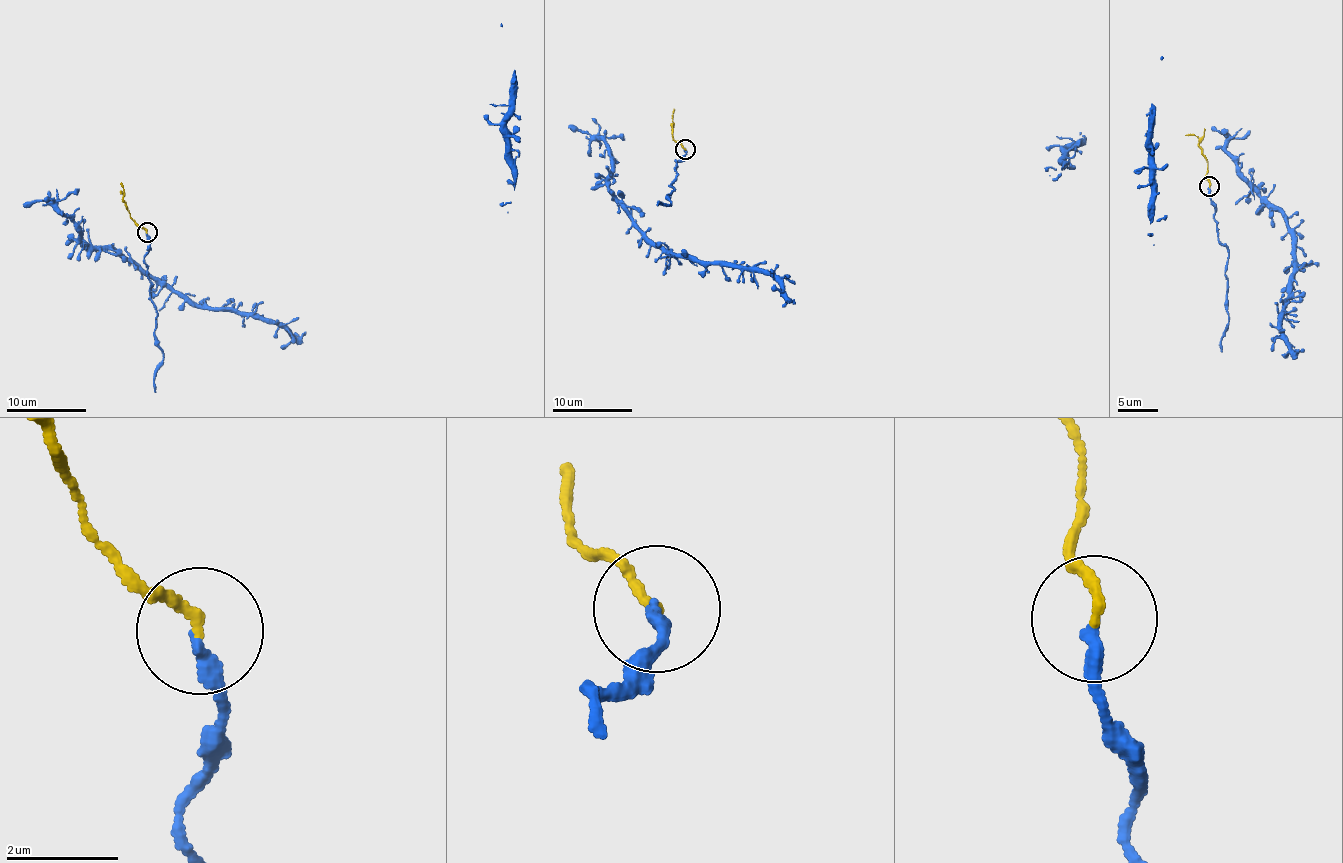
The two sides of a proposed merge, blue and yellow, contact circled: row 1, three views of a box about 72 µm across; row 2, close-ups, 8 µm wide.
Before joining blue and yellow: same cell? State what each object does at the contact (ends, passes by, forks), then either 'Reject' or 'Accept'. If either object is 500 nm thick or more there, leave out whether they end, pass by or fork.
At the ring blue ends. At the ring yellow ends. Reject

